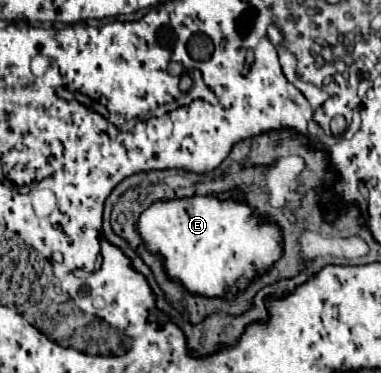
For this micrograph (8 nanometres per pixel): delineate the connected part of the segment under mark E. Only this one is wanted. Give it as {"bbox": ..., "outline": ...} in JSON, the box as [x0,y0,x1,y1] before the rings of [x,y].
{"bbox":[138,195,282,297],"outline":[[[194,195],[190,201],[158,201],[140,215],[138,229],[148,251],[164,257],[168,277],[180,281],[196,295],[218,297],[240,289],[254,271],[264,271],[282,253],[280,229],[276,225],[260,223],[246,203],[234,199],[218,201],[214,195]]]}

